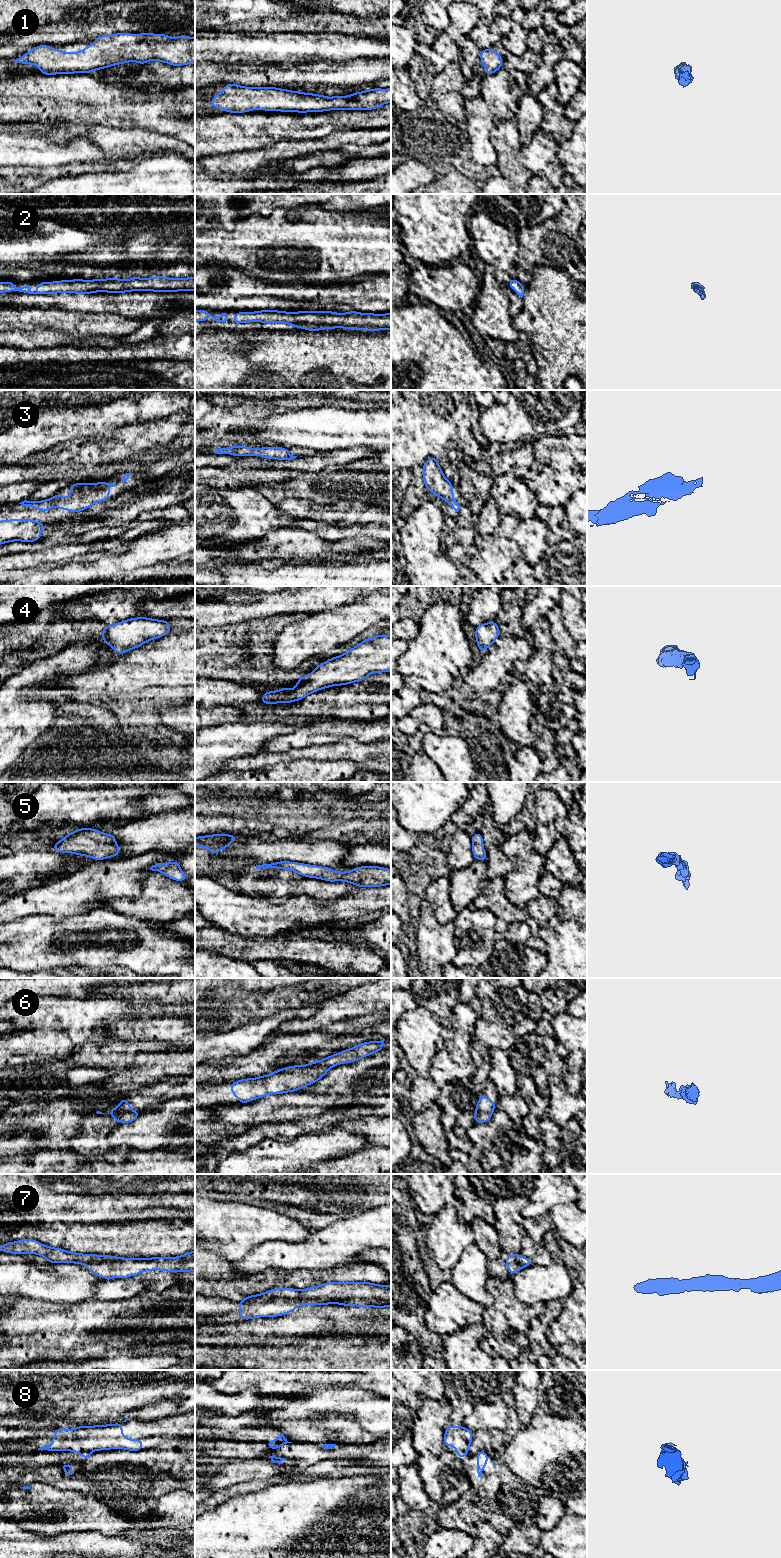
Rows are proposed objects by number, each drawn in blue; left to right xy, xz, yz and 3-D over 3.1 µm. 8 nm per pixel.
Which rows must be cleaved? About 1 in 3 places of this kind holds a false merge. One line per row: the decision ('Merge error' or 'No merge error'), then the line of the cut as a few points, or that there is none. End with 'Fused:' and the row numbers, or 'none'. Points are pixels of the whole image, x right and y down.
1: No merge error. No split
2: No merge error. No split
3: No merge error. No split
4: No merge error. No split
5: No merge error. No split
6: No merge error. No split
7: No merge error. No split
8: Merge error. Split along yz (467, 1452), (459, 1452), (457, 1454)
Fused: 8

